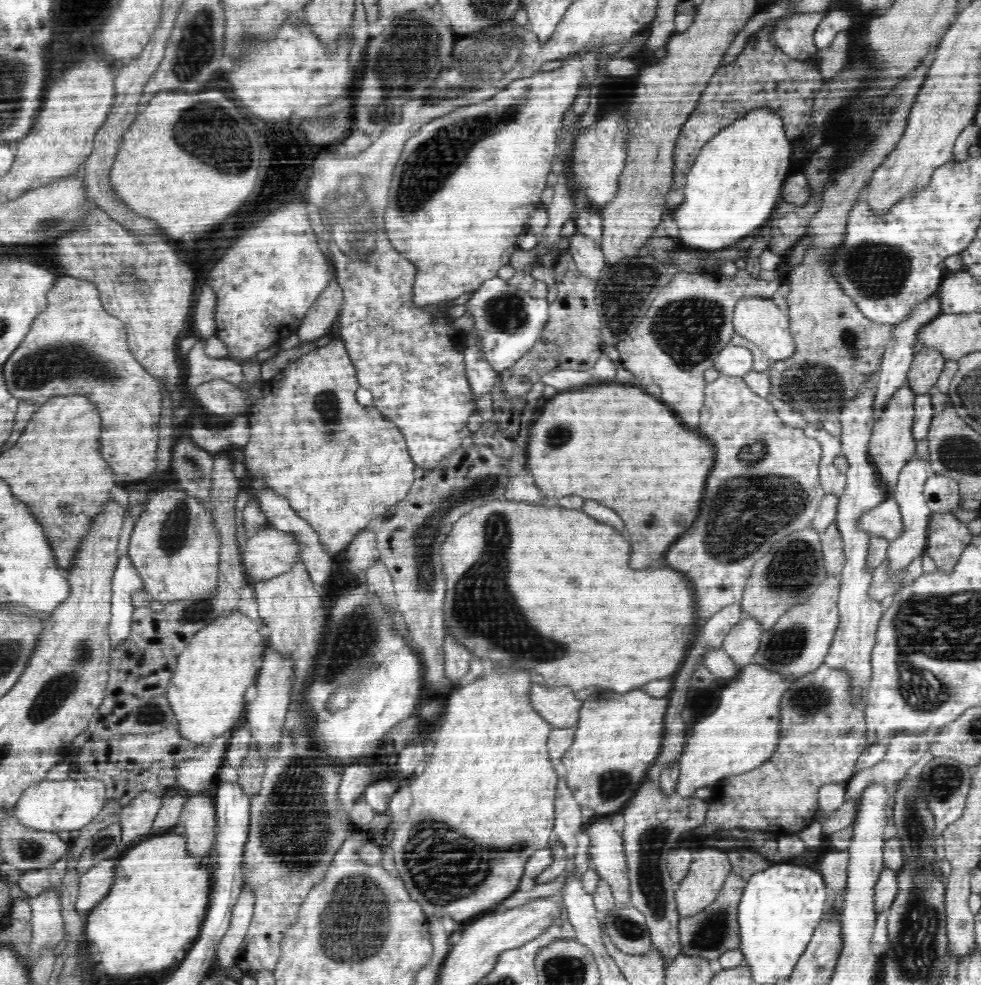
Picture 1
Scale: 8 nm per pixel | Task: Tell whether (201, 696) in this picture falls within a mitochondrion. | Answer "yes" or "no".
no

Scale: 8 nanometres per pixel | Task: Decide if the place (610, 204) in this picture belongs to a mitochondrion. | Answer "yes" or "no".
no

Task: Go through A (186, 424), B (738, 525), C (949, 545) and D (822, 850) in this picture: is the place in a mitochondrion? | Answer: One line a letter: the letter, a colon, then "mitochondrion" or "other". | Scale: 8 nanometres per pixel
A: other
B: mitochondrion
C: other
D: other

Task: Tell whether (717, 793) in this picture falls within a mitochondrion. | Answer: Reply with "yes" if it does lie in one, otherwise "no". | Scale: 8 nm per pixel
no

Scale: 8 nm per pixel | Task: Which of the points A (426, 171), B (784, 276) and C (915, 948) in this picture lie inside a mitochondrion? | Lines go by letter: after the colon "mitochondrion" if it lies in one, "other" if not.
A: mitochondrion
B: other
C: mitochondrion

